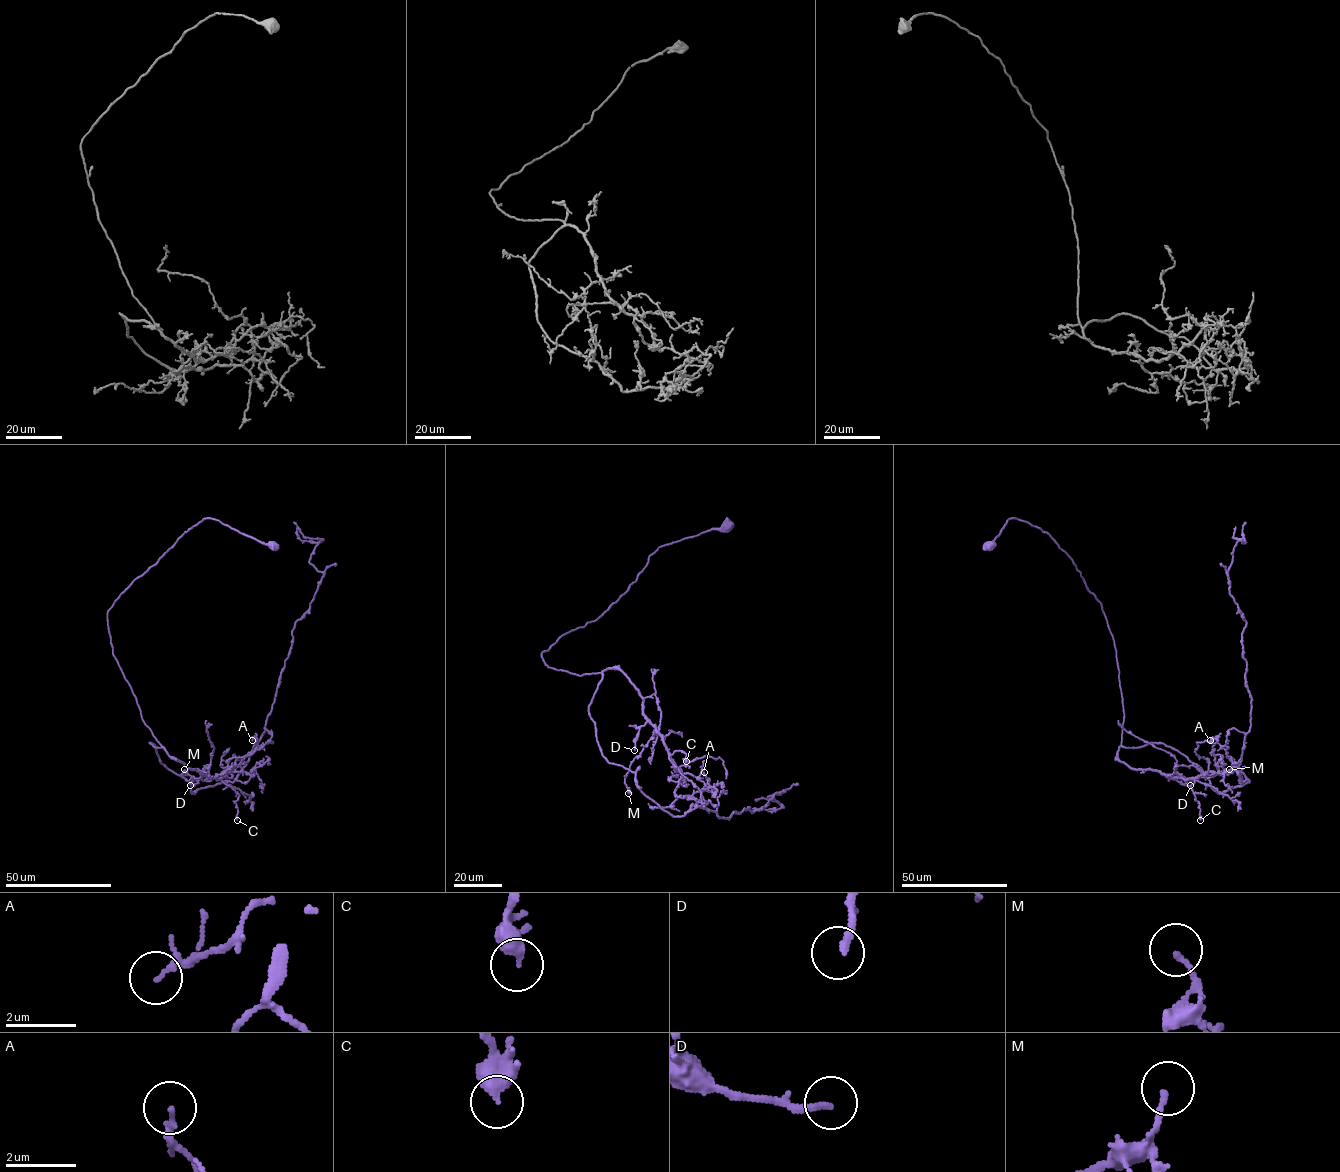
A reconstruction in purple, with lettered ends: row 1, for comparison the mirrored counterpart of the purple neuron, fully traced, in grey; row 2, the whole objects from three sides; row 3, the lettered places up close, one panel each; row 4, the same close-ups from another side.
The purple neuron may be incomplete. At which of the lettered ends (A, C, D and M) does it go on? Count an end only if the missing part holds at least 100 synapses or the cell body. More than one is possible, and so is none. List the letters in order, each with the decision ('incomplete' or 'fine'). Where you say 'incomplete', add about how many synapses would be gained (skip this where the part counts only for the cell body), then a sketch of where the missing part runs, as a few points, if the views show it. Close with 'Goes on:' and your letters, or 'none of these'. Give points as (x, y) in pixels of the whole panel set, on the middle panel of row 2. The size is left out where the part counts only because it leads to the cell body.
A: fine
C: fine
D: fine
M: fine
Goes on: none of these

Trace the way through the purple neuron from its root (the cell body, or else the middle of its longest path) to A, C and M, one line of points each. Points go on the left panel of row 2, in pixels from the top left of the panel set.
A: (274, 543), (204, 518), (107, 612), (113, 655), (169, 755), (231, 778), (252, 740)
C: (274, 543), (204, 518), (107, 612), (113, 655), (144, 723), (169, 755), (239, 795), (237, 820)
M: (274, 543), (204, 518), (107, 612), (113, 655), (144, 723), (169, 755), (209, 774), (197, 780), (184, 769)

